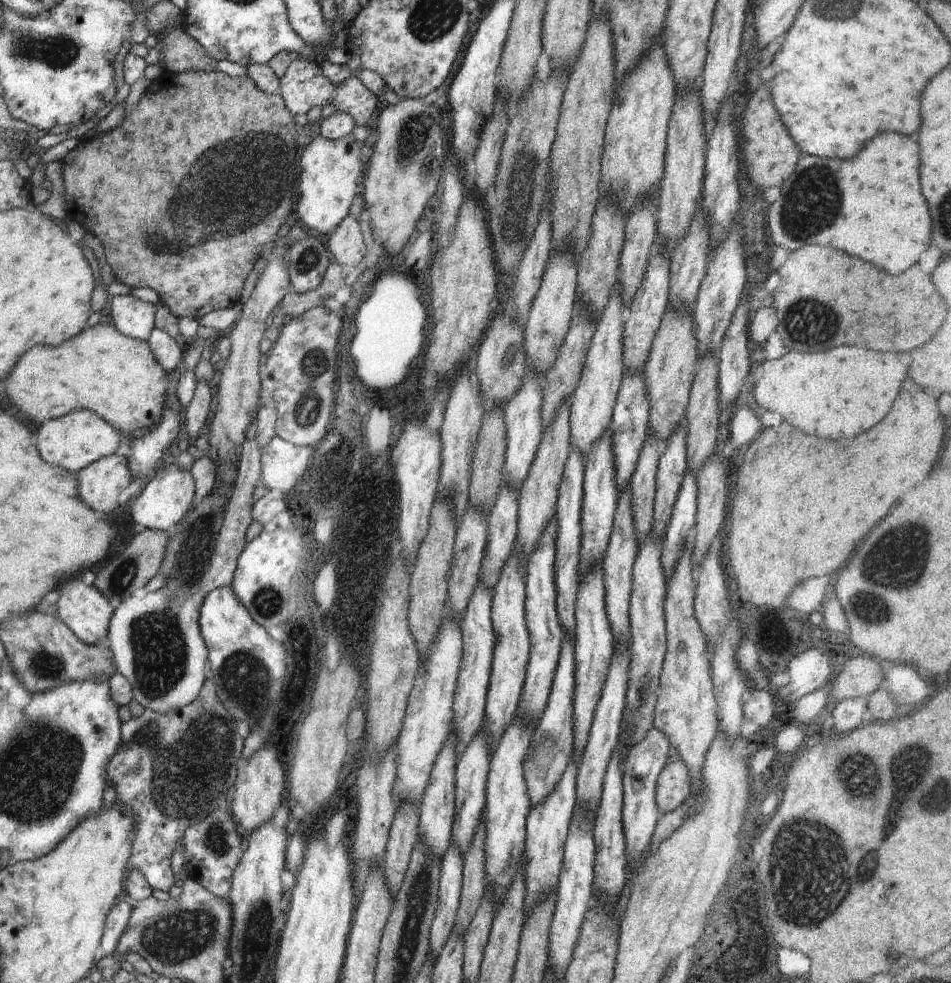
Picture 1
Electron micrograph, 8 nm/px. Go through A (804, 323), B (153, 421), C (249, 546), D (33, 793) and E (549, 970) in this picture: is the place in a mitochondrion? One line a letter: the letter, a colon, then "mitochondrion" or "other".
A: mitochondrion
B: other
C: other
D: mitochondrion
E: other

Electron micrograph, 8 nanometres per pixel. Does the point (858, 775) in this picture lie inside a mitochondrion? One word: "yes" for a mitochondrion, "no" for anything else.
yes

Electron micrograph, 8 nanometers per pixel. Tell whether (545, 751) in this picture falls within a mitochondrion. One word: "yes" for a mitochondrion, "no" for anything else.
yes

